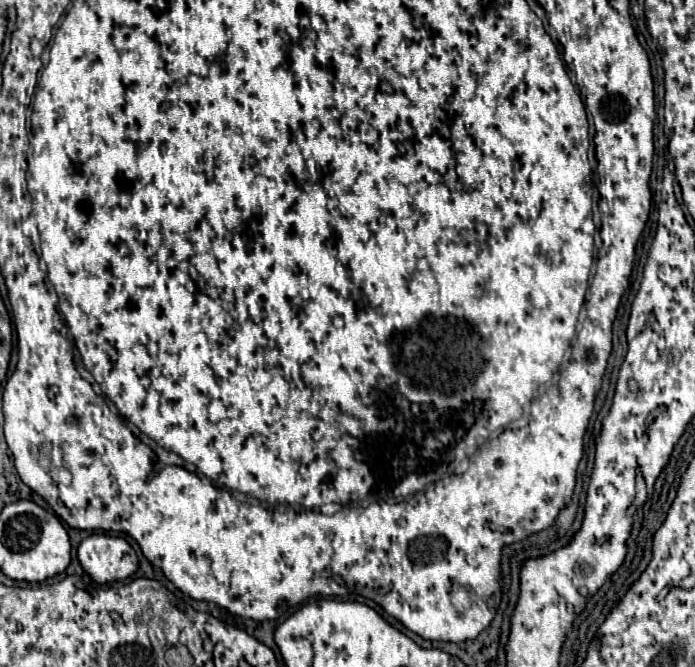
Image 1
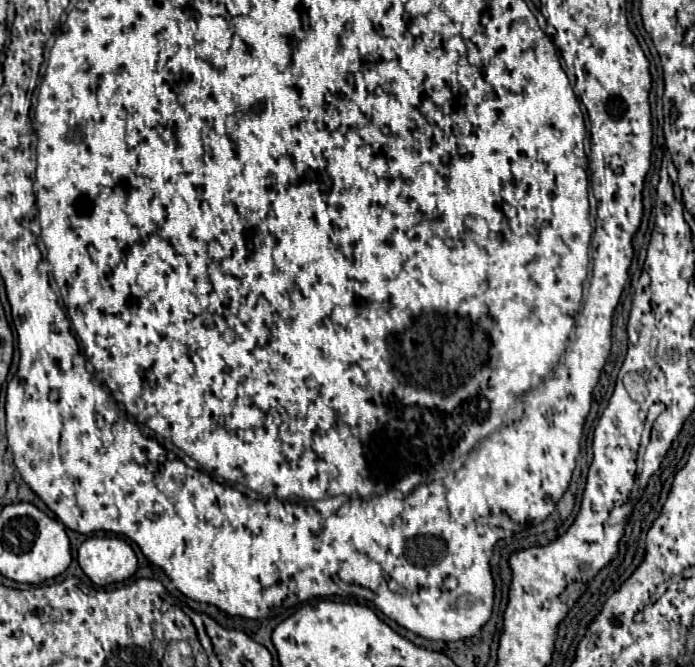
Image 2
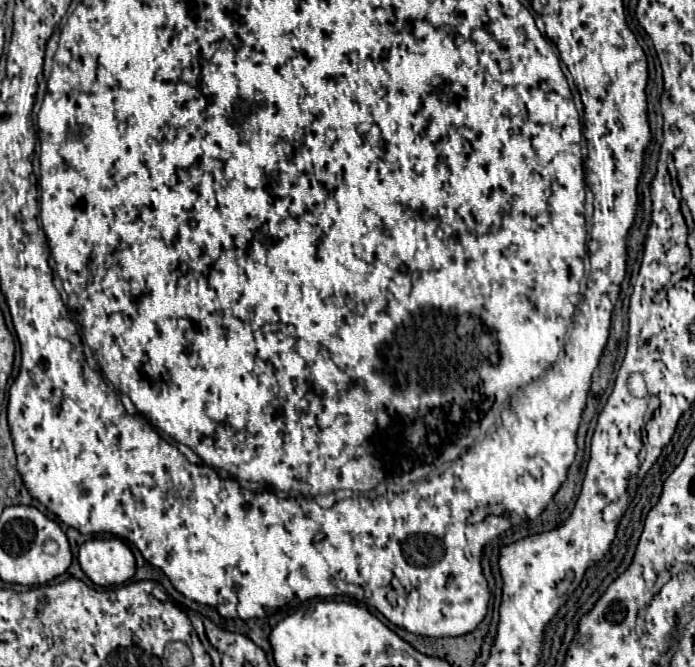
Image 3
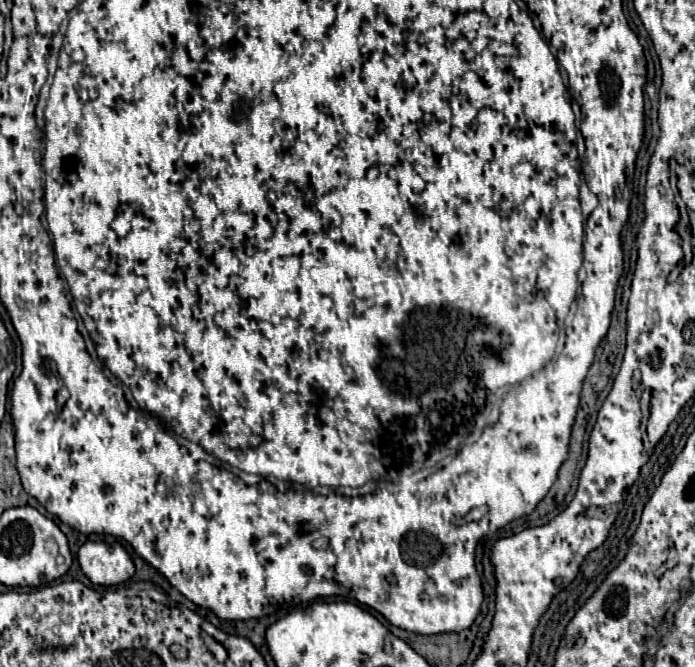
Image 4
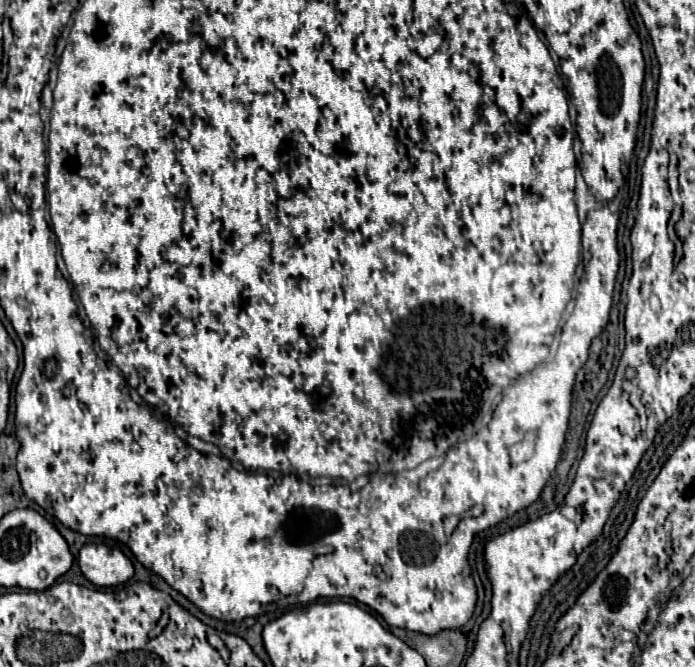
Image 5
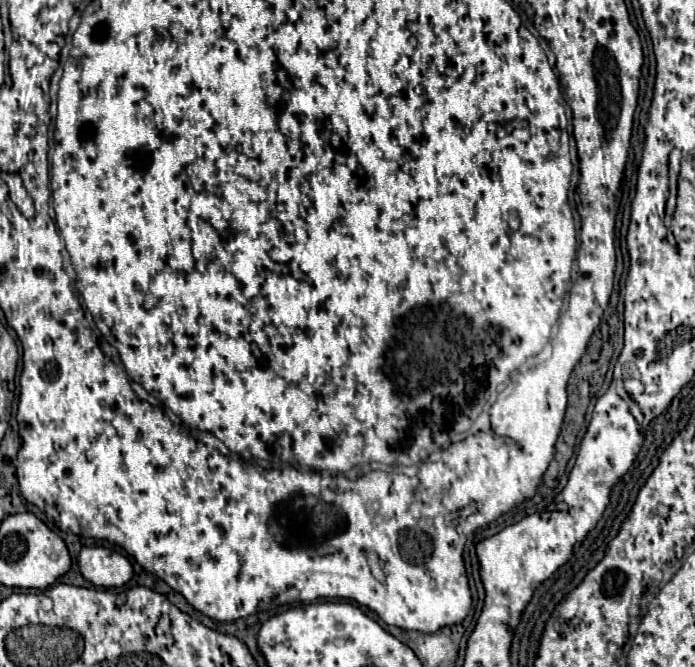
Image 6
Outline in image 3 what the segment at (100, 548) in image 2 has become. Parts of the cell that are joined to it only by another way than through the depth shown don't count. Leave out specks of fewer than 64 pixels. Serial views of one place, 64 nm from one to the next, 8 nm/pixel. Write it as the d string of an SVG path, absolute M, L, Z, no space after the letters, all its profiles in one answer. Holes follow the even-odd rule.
M120 538L86 540L80 546L78 562L84 574L98 586L122 584L136 572L134 554Z

